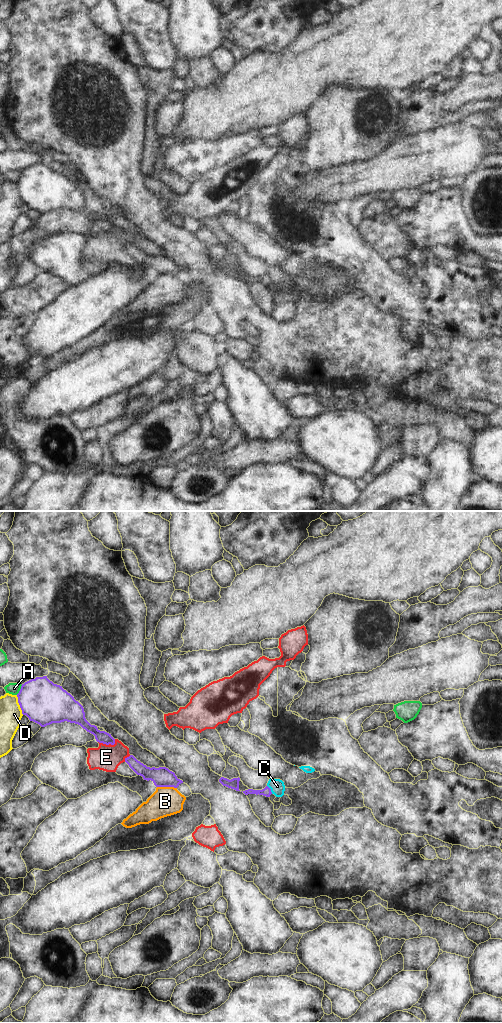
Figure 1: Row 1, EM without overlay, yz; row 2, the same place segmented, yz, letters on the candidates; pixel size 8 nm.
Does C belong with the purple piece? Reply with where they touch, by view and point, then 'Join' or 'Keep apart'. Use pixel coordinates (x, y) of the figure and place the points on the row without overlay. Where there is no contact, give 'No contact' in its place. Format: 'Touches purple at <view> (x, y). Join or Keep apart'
Touches purple at yz (270, 277). Keep apart.

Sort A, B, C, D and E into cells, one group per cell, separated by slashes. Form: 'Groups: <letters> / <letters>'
Groups: A C / B / D / E.

